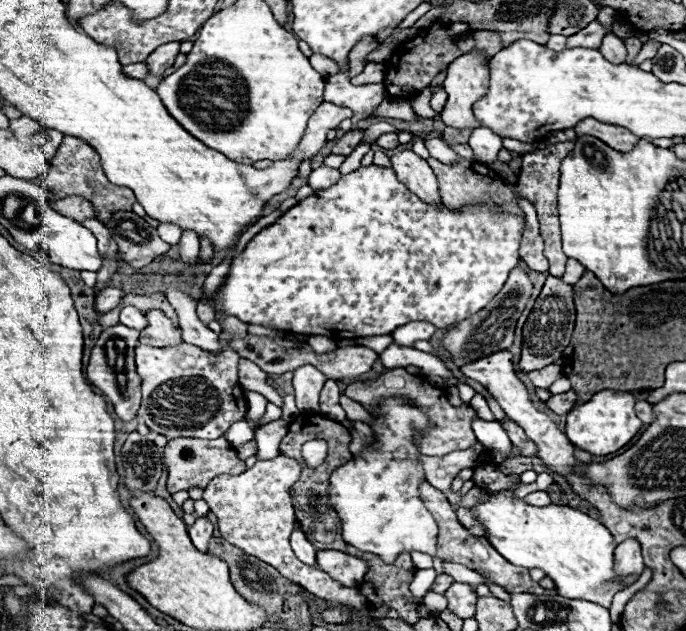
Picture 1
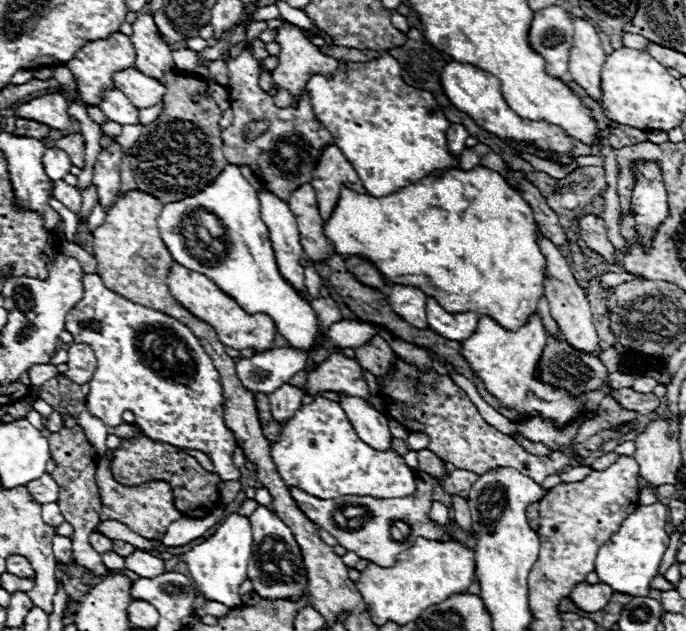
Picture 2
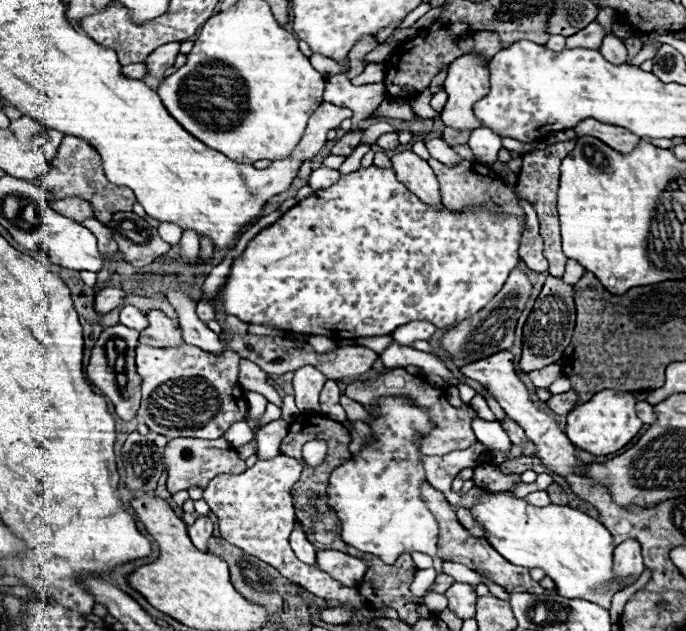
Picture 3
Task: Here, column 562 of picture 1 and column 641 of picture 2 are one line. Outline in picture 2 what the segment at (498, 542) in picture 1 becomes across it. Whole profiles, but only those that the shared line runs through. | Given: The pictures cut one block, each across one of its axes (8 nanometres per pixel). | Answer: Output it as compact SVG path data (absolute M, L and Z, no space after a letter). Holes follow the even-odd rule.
M660 502L656 504L650 504L650 506L638 506L620 526L620 530L612 536L612 540L608 540L598 556L596 556L596 574L600 578L600 582L608 584L614 592L620 592L620 594L630 594L630 596L648 596L650 592L650 580L654 576L658 576L658 566L660 566L660 560L666 552L666 546L668 546L668 534L664 532L664 524L668 520L668 508Z

